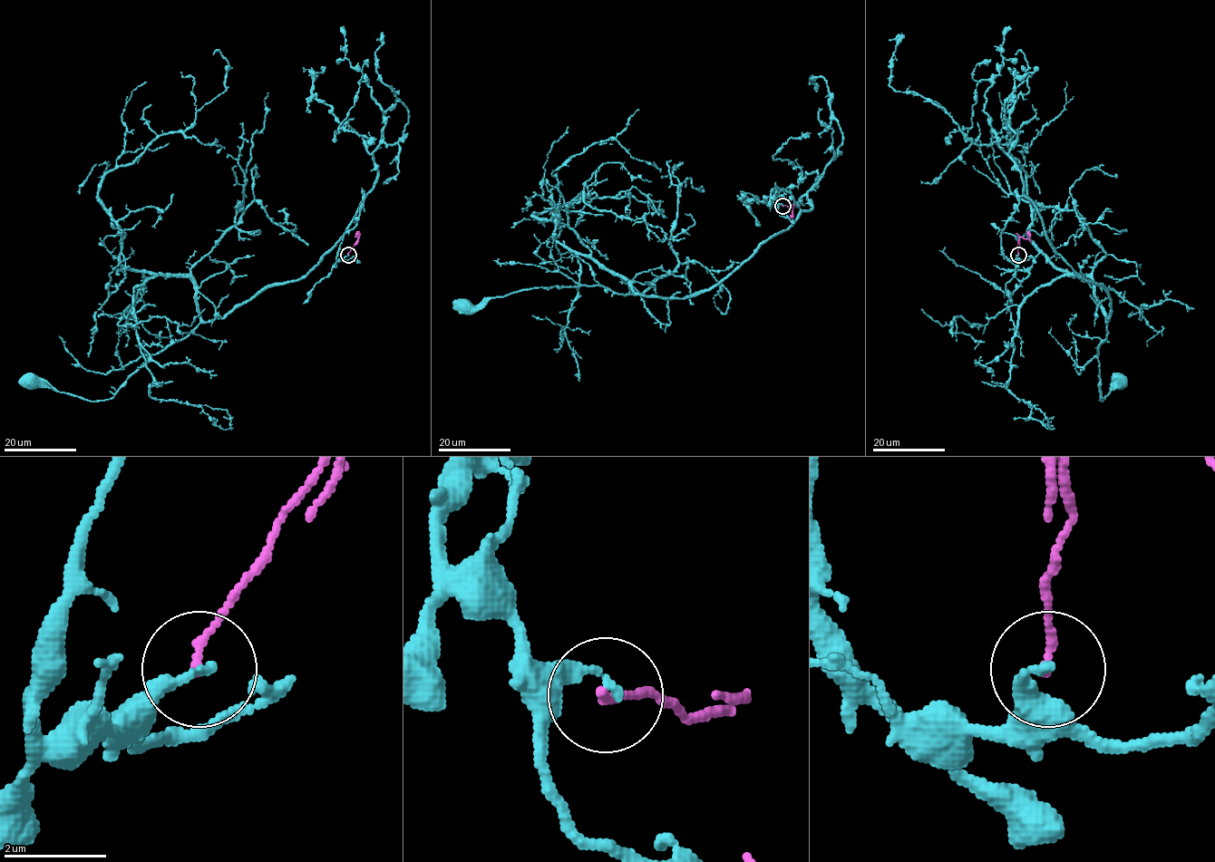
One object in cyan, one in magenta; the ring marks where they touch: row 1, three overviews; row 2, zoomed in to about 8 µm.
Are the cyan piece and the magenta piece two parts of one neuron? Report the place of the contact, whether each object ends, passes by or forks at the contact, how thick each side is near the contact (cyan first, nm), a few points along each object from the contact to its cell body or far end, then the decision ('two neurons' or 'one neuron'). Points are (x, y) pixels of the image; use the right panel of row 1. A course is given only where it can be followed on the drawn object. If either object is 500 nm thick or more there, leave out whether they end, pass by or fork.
place (1018, 255); cyan ends; magenta ends; calibres 200 and 170 nm; course cyan (1017, 255), (1007, 258), (1001, 236), (1025, 196), (1050, 246), (1105, 289), (1102, 401), (1119, 381); course magenta (1017, 255), (1019, 238), (1029, 237), (1026, 231); two neurons

